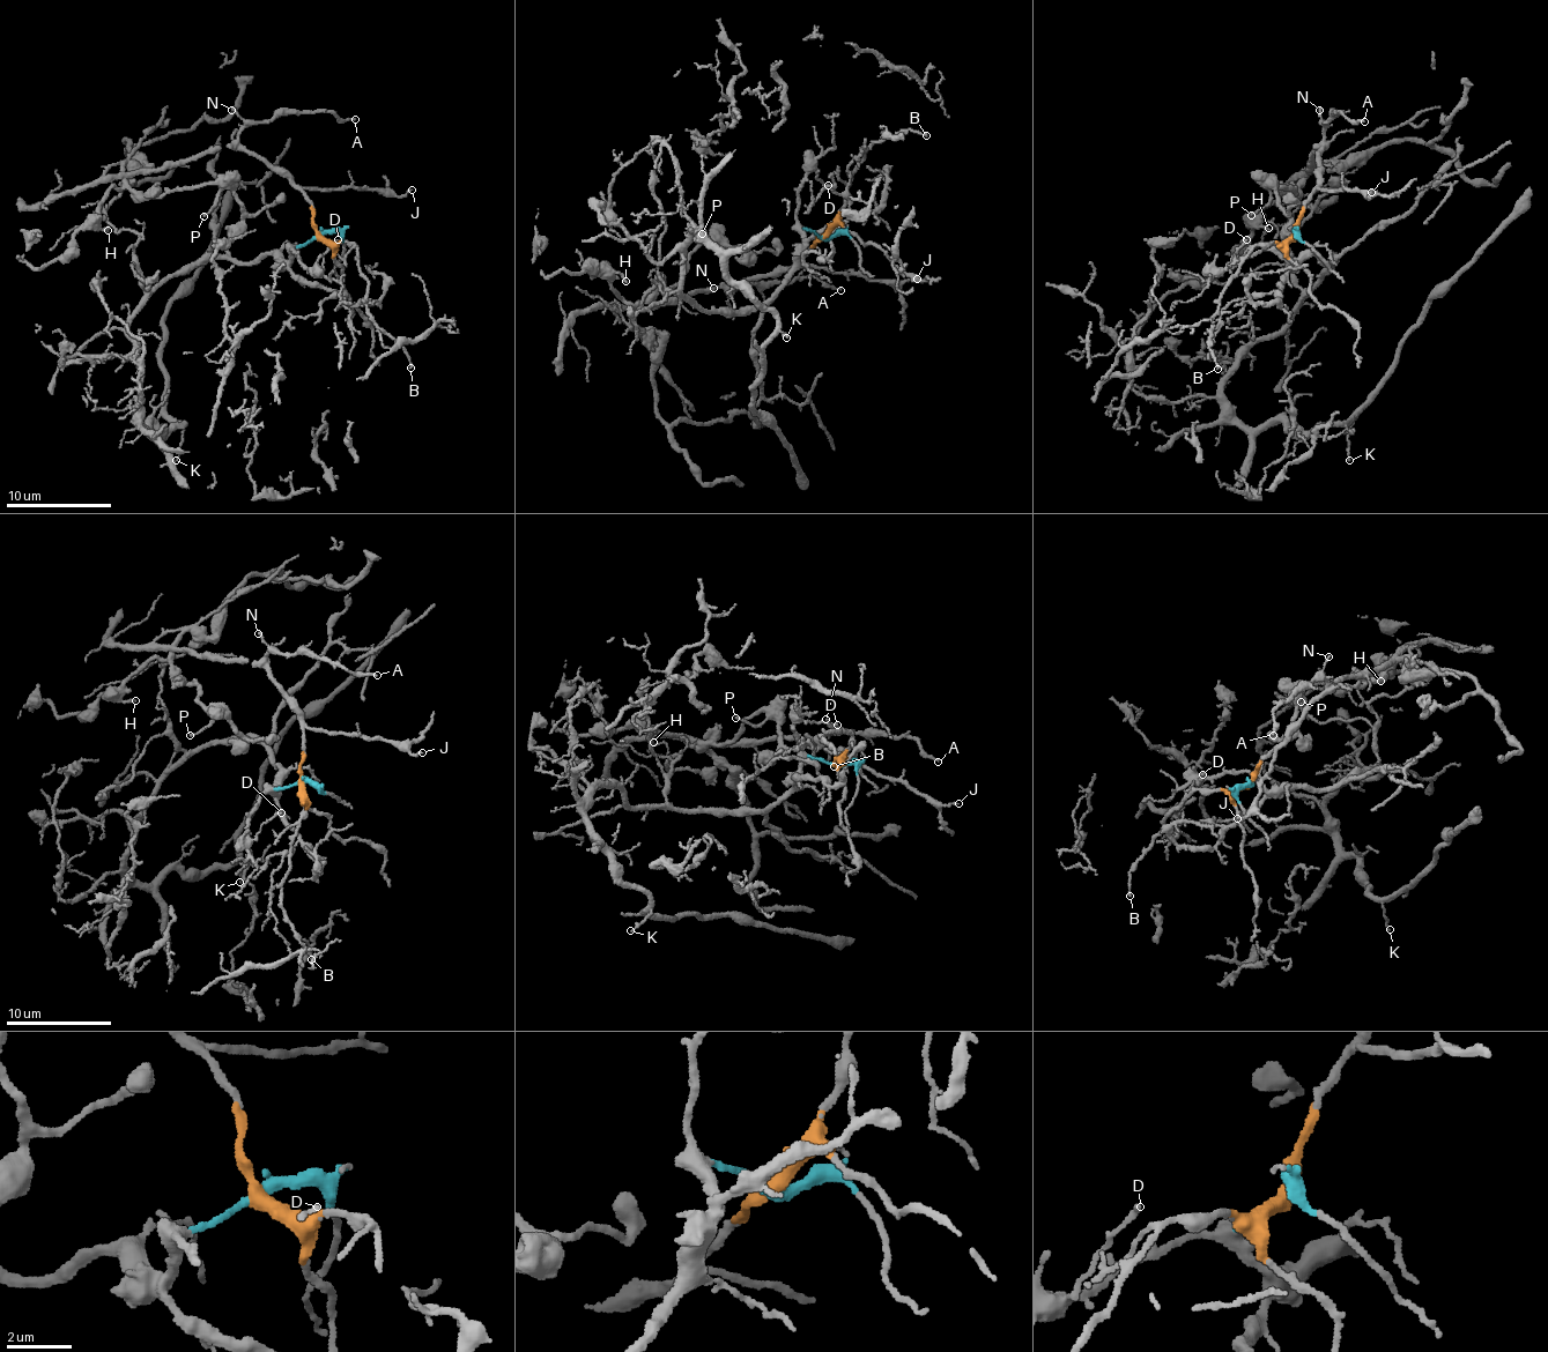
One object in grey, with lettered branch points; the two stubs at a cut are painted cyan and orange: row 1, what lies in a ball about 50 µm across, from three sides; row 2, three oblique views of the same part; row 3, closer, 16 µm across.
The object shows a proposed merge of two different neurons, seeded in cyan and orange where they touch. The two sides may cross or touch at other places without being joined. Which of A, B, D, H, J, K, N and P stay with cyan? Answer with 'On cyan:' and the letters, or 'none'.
On cyan: D, H, K, P

